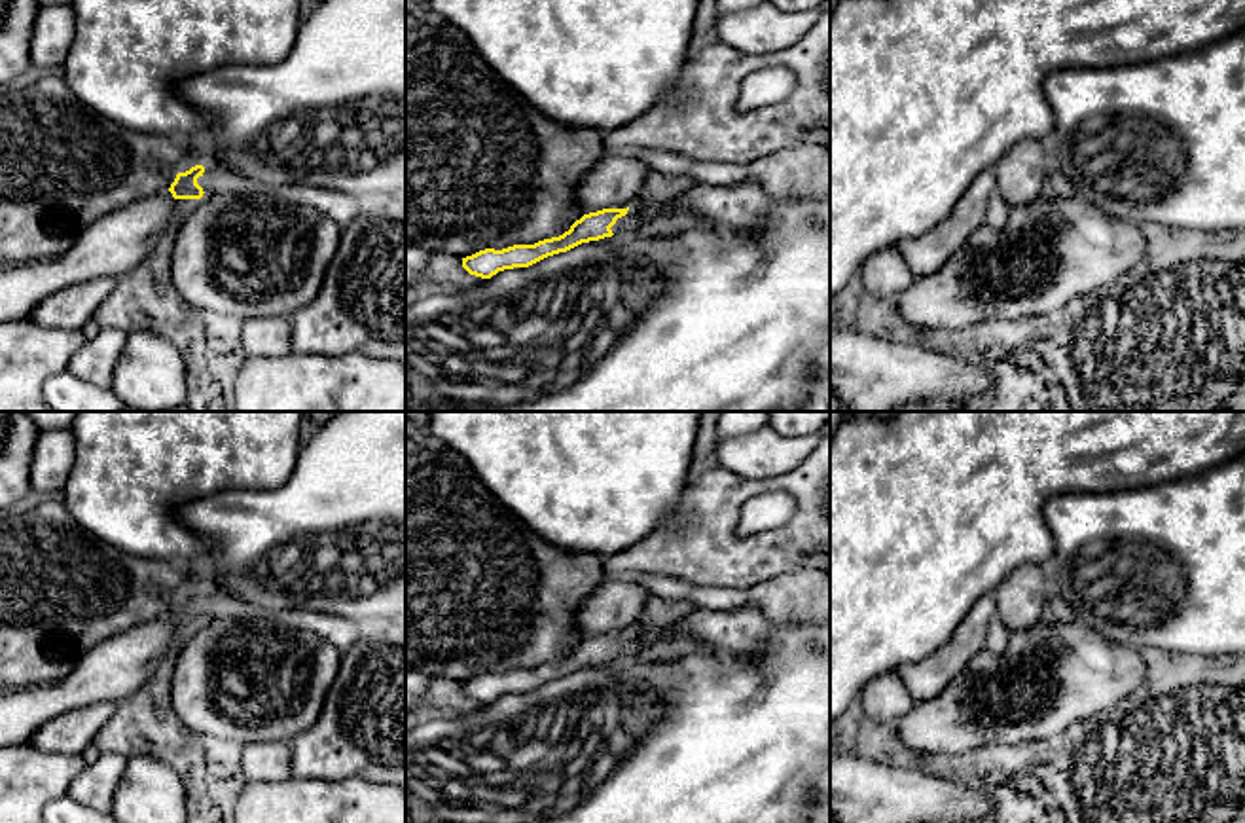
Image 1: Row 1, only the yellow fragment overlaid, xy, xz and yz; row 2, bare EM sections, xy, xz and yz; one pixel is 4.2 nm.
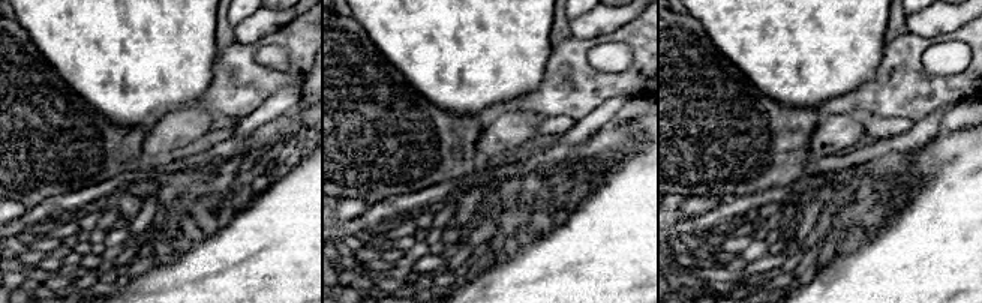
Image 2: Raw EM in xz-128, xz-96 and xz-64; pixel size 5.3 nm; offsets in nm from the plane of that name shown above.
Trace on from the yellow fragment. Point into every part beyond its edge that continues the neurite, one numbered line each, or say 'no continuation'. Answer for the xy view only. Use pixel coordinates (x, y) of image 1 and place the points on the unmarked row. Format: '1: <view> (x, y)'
1: xy (342, 632)

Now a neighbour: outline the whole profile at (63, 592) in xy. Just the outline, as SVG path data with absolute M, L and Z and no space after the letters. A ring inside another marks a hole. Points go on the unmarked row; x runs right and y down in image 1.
M47 499L36 508L17 514L0 514L0 692L21 690L55 685L68 677L78 662L102 641L121 635L123 631L135 630L142 624L167 616L174 607L176 599L188 584L186 567L172 561L138 558L121 552L119 548L99 540L95 535L87 533L78 525L78 521L68 514L66 506L59 499Z

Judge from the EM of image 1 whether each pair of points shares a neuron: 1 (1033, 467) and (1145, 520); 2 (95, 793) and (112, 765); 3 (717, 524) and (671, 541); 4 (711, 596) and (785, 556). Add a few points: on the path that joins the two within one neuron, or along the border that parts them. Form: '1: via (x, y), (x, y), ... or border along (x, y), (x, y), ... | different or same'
1: border along (1130, 488), (1115, 492), (1060, 492), (1045, 509) | different
2: via (95, 786), (105, 772) | same
3: via (705, 528), (692, 541), (683, 541) | same
4: border along (685, 579), (694, 585), (734, 588), (772, 581) | different

